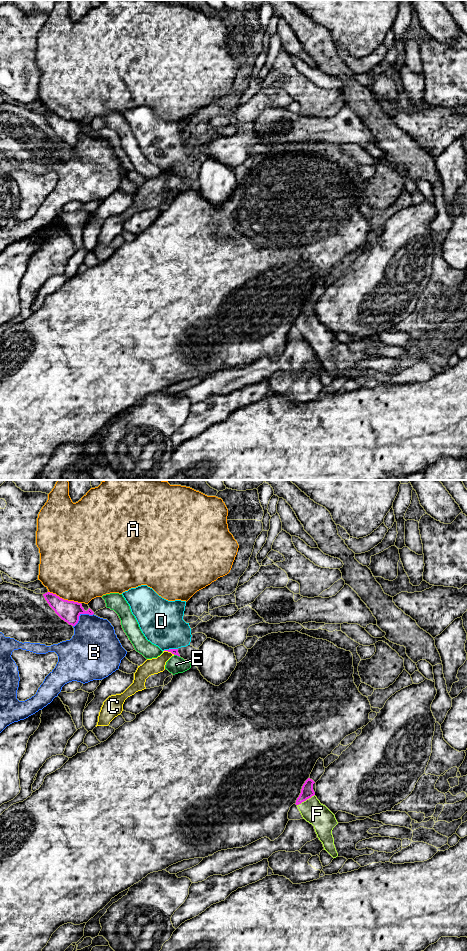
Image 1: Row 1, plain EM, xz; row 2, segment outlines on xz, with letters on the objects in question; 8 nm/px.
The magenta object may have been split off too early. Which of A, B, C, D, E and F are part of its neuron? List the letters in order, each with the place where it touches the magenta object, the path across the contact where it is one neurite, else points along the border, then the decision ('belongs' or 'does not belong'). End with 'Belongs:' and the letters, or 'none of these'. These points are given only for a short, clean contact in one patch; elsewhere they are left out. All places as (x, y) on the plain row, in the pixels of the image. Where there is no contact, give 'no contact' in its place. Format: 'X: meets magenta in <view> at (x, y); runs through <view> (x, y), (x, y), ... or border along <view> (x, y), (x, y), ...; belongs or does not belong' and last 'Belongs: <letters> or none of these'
A: meets magenta in xz at (63, 119); does not belong
B: meets magenta in xz at (81, 133); does not belong
C: meets magenta in xz at (169, 171); border along xz (164, 170), (174, 174); does not belong
D: meets magenta in xz at (170, 169); does not belong
E: meets magenta in xz at (177, 175); does not belong
F: meets magenta in xz at (305, 320); runs through xz (307, 311), (305, 320), (317, 334); belongs
Belongs: F

